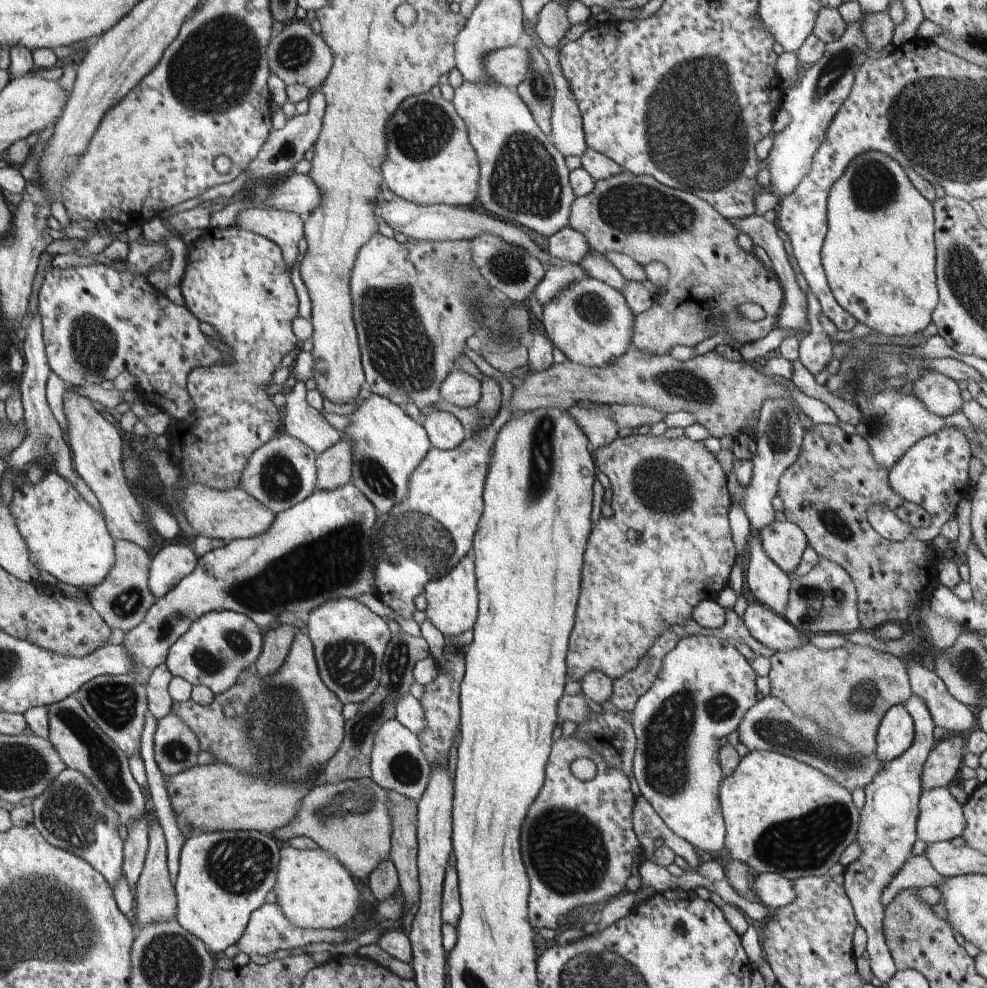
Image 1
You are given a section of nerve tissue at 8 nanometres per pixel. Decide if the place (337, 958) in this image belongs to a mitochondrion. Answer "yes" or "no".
no

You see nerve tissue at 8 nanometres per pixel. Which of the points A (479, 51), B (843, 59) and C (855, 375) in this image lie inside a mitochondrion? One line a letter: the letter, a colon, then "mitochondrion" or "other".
A: other
B: mitochondrion
C: mitochondrion

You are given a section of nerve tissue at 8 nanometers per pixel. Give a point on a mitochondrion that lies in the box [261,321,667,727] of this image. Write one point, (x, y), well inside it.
(416, 543)

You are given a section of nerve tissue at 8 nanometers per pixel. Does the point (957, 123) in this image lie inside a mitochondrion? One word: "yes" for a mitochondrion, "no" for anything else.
yes

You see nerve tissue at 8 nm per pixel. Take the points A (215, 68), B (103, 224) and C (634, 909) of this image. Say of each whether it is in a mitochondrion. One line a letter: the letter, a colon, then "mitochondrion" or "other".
A: mitochondrion
B: other
C: other

